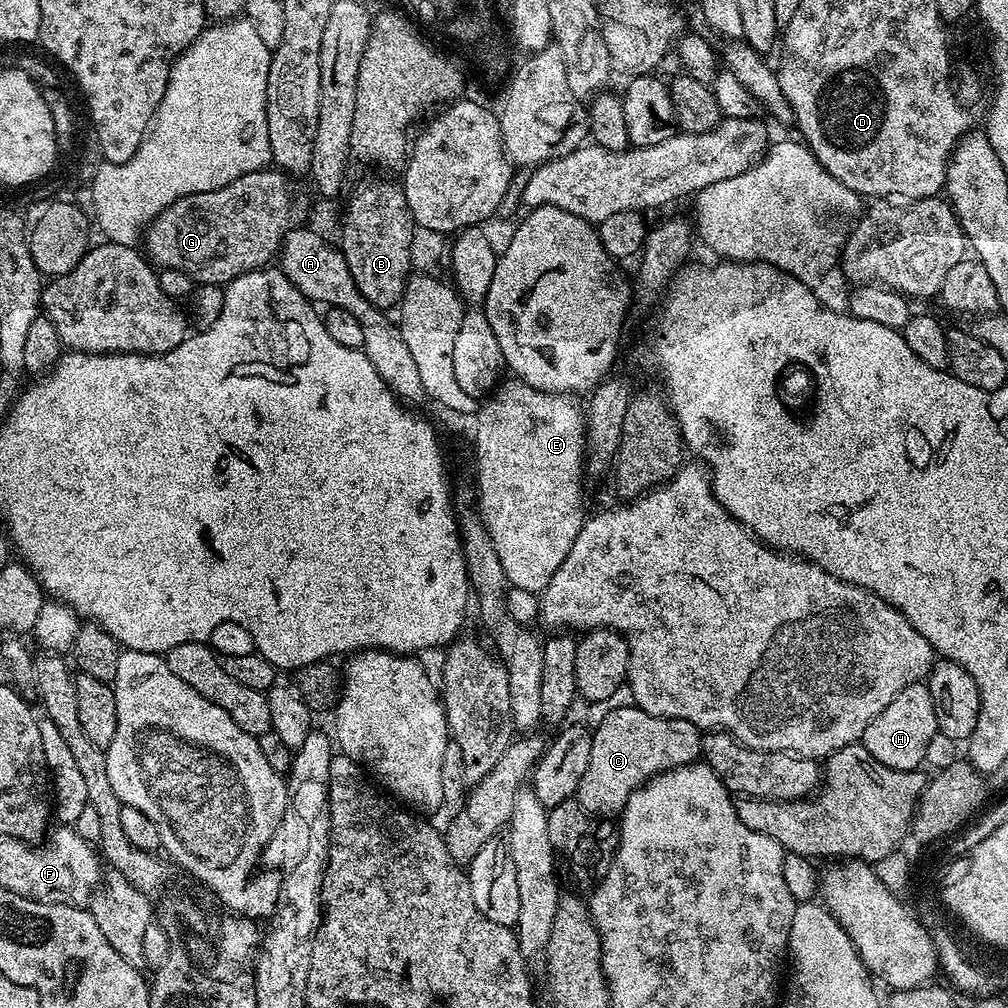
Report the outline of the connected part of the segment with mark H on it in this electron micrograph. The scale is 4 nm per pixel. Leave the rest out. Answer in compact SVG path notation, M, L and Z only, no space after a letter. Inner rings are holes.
M921 682L907 684L898 698L894 698L894 702L890 702L890 706L886 706L886 710L882 710L870 726L866 726L862 743L870 754L874 754L874 758L878 758L878 762L882 762L882 766L914 772L925 763L927 750L933 747L937 736L934 698L930 698L927 683Z

